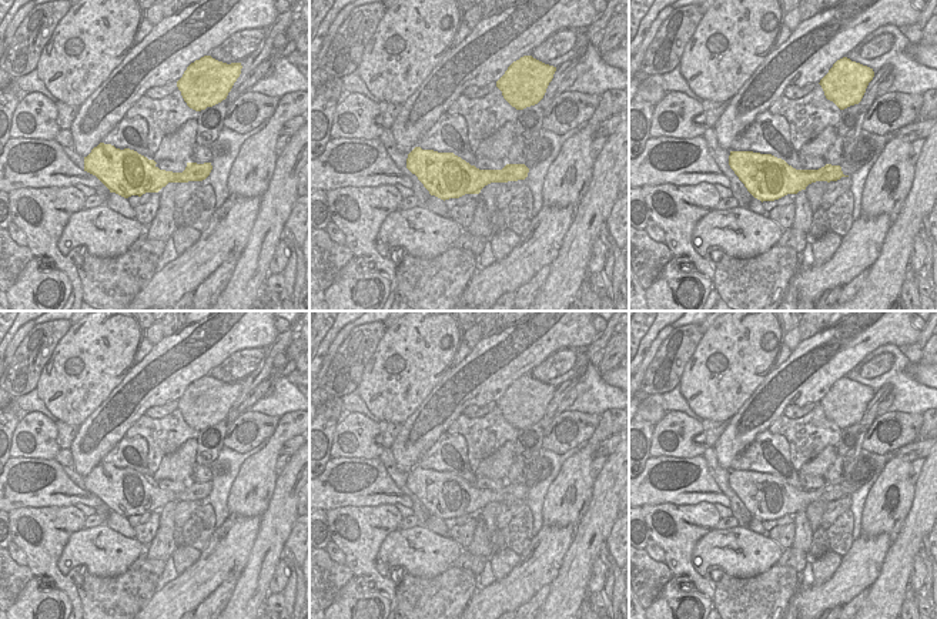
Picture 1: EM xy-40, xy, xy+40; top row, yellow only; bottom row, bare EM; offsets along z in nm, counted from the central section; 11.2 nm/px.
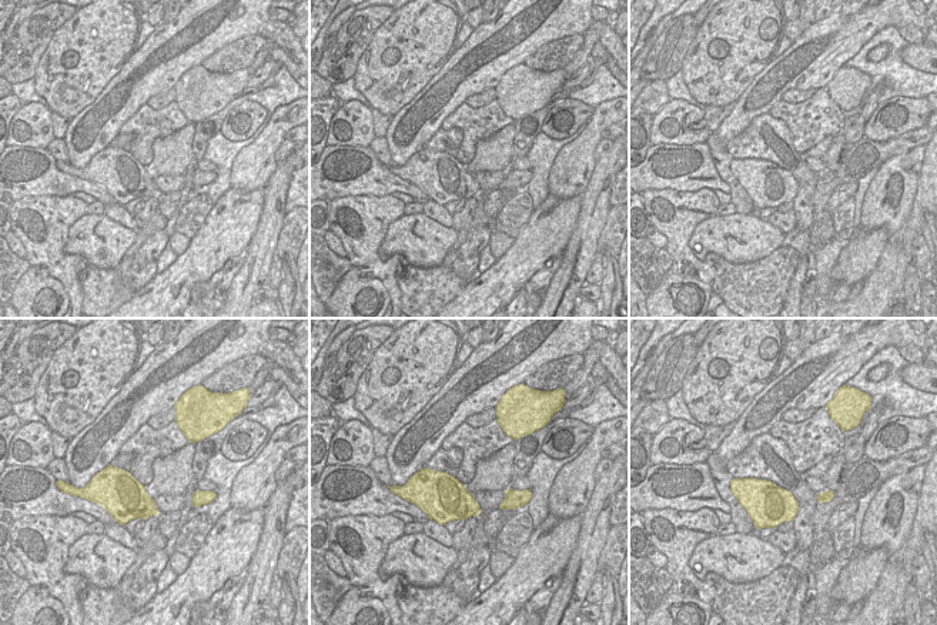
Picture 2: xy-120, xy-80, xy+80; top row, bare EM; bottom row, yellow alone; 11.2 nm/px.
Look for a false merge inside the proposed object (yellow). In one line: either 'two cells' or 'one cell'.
one cell

